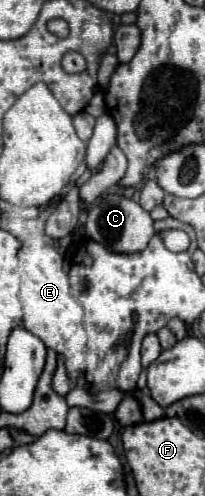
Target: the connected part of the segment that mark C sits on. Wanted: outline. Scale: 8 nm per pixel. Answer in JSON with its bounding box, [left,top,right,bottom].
[84,194,154,254]

